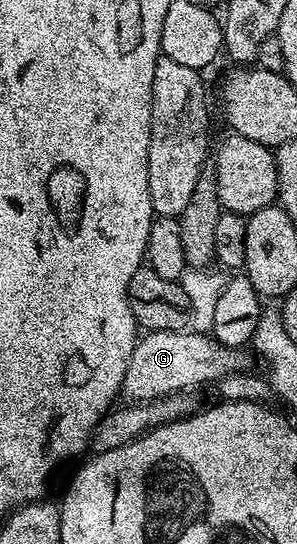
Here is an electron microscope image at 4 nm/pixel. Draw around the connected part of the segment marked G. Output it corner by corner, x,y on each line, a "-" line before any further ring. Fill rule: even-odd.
195,330
147,331
133,348
124,372
121,395
130,402
150,401
166,394
188,390
196,384
215,383
225,374
245,371
245,349
226,347
209,333

